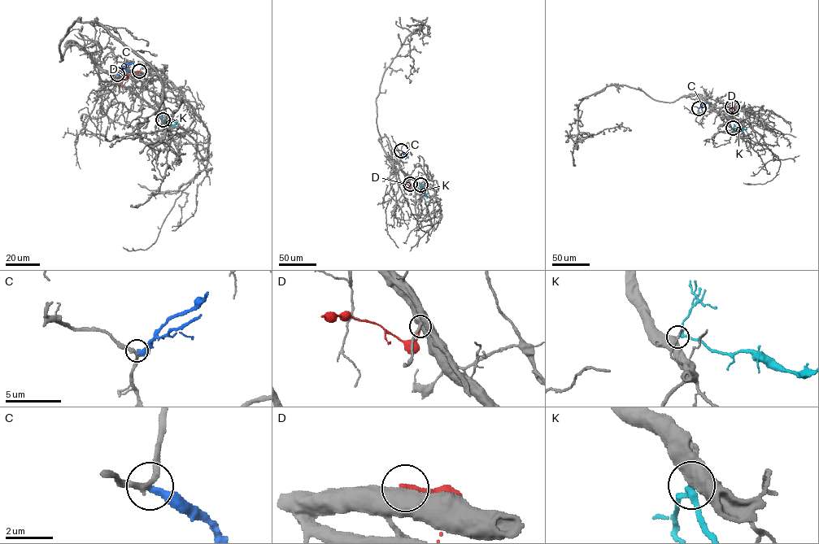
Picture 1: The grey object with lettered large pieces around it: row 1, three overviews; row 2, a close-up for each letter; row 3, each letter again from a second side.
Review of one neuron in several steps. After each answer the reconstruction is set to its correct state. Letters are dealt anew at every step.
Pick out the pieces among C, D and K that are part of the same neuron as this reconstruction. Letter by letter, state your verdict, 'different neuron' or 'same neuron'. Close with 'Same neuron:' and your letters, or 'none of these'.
C: different neuron
D: different neuron
K: same neuron
Same neuron: K

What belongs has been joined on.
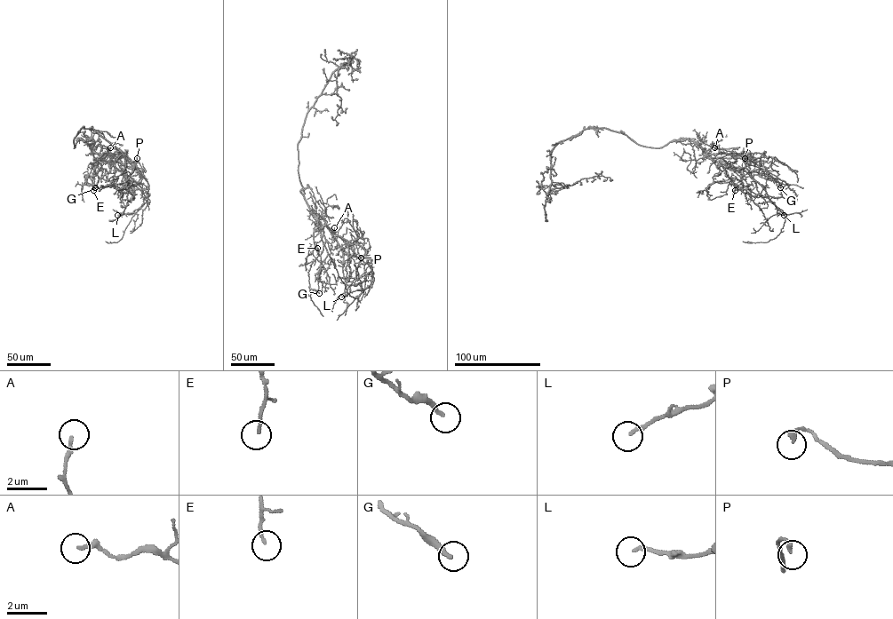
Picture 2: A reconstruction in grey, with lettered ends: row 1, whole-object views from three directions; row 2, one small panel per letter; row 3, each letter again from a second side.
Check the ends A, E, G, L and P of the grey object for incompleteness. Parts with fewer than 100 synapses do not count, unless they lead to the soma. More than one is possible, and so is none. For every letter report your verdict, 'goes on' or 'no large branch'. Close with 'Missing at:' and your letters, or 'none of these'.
A: no large branch
E: no large branch
G: no large branch
L: no large branch
P: no large branch
Missing at: none of these

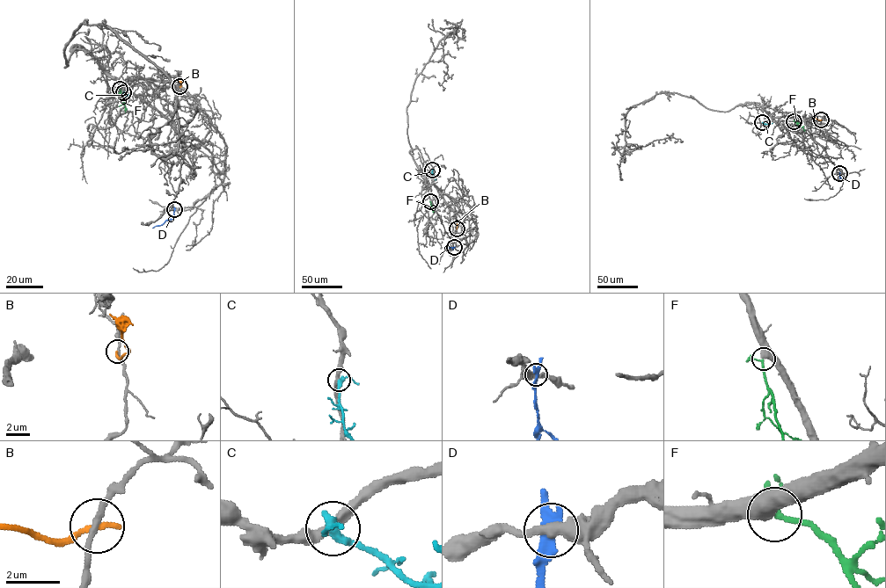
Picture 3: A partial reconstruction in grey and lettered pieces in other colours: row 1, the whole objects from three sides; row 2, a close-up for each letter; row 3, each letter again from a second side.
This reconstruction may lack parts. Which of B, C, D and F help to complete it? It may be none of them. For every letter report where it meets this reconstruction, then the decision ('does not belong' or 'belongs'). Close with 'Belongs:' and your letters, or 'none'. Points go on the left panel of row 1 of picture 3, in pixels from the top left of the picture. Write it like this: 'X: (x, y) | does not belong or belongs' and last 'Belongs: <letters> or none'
B: (179, 86) | does not belong
C: (123, 92) | does not belong
D: (174, 209) | does not belong
F: (120, 89) | belongs
Belongs: F

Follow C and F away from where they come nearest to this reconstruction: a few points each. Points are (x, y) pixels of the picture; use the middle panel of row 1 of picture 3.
C: (432, 170), (435, 180)
F: (430, 201), (433, 212)

